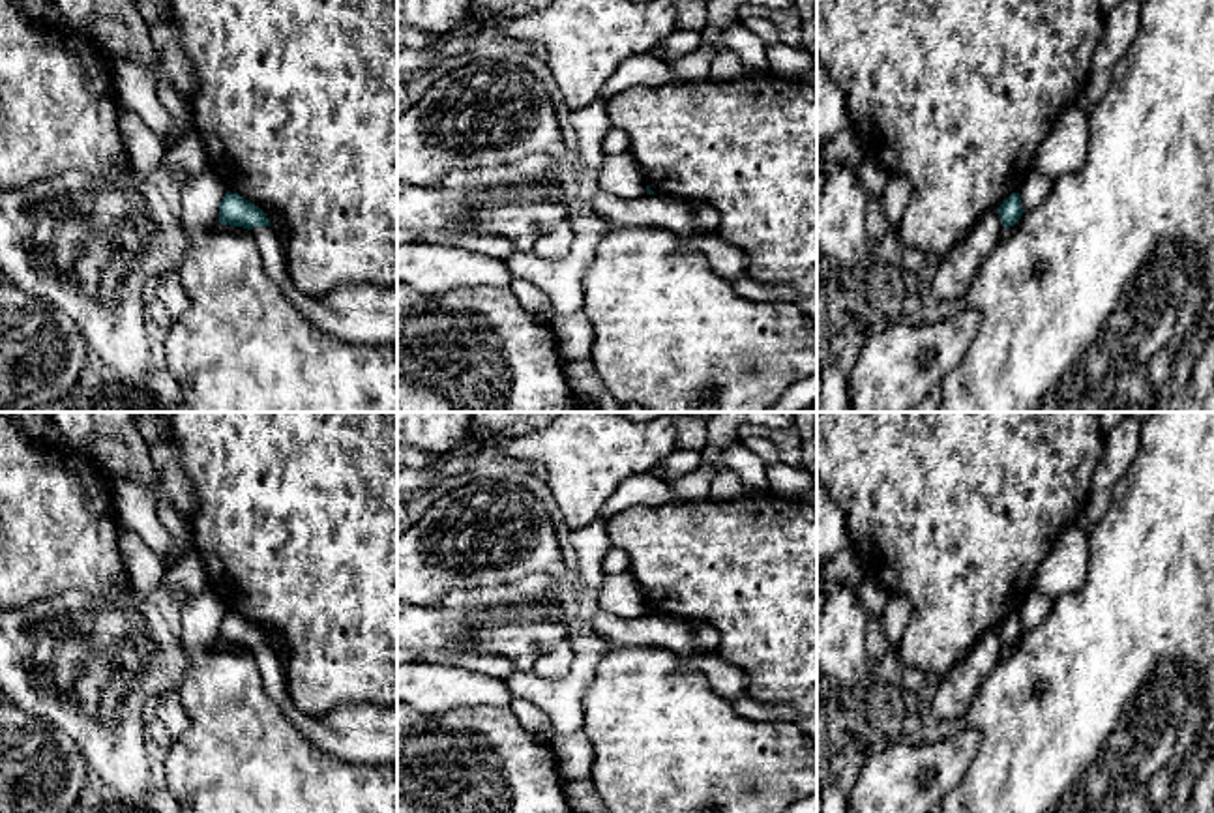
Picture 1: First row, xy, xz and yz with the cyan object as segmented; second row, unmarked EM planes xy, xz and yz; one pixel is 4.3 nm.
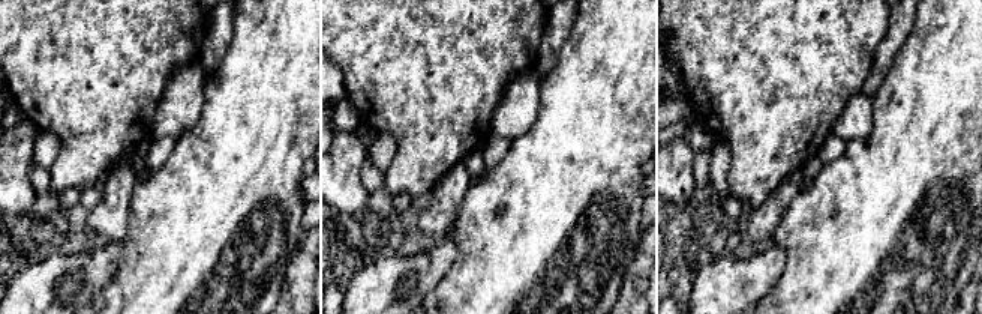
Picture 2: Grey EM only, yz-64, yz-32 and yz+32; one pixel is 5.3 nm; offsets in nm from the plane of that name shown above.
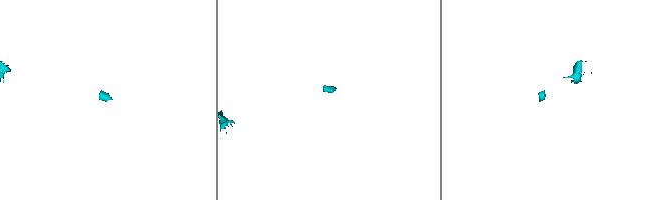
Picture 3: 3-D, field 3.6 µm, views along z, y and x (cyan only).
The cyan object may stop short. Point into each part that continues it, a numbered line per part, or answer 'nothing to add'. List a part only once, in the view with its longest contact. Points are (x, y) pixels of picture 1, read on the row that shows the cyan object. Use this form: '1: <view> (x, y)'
1: xy (362, 313)

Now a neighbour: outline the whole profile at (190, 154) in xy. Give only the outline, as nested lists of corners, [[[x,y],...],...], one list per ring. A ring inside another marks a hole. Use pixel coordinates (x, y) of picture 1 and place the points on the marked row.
[[[191,131],[163,159],[165,170],[199,174],[208,169],[208,154],[200,137]]]

